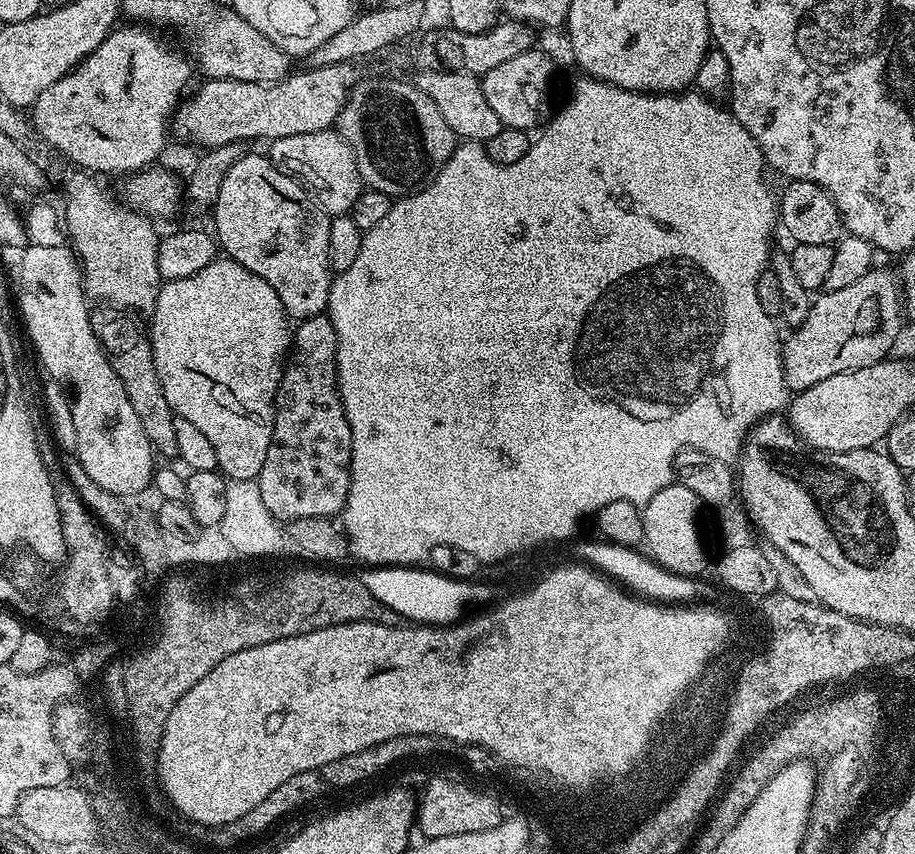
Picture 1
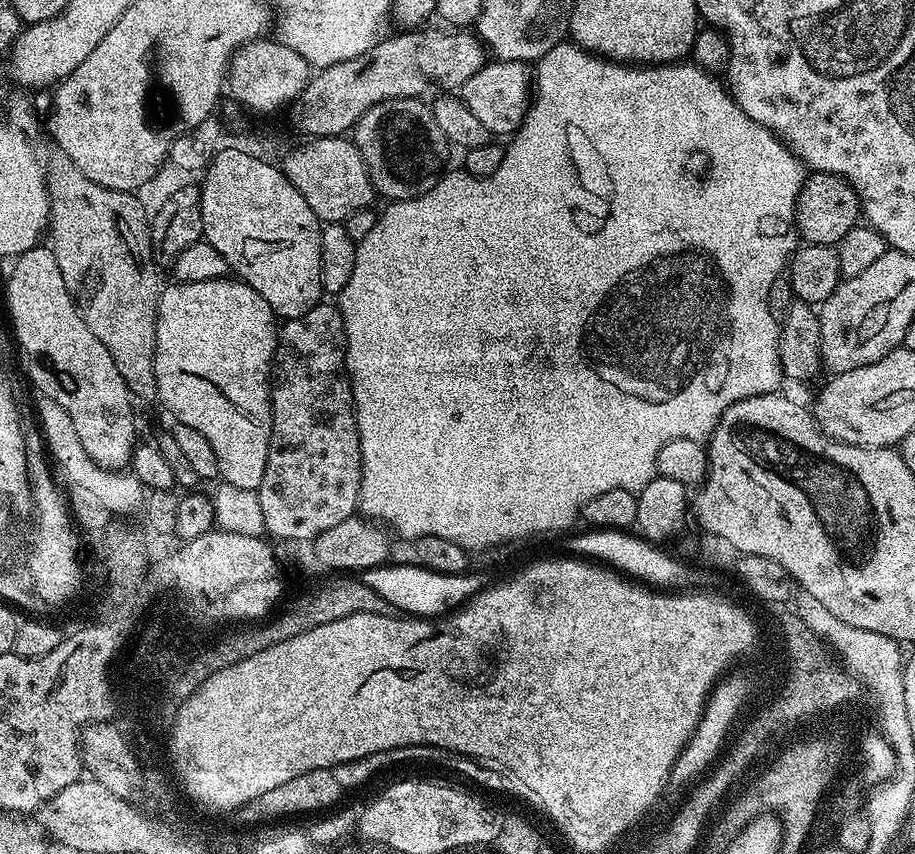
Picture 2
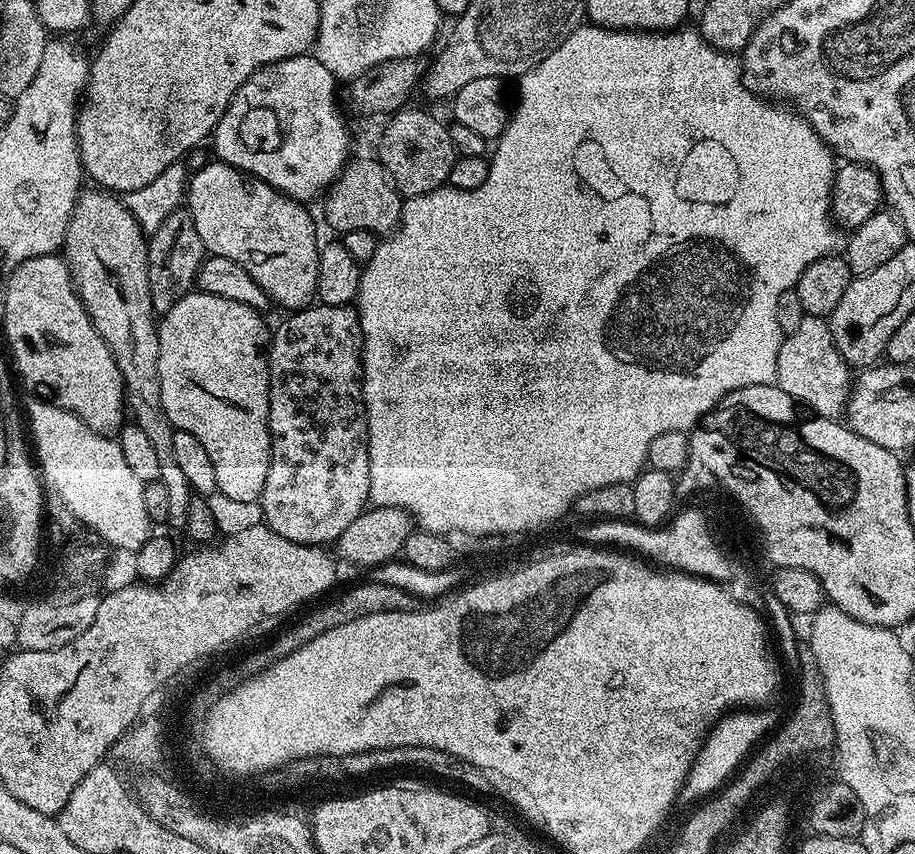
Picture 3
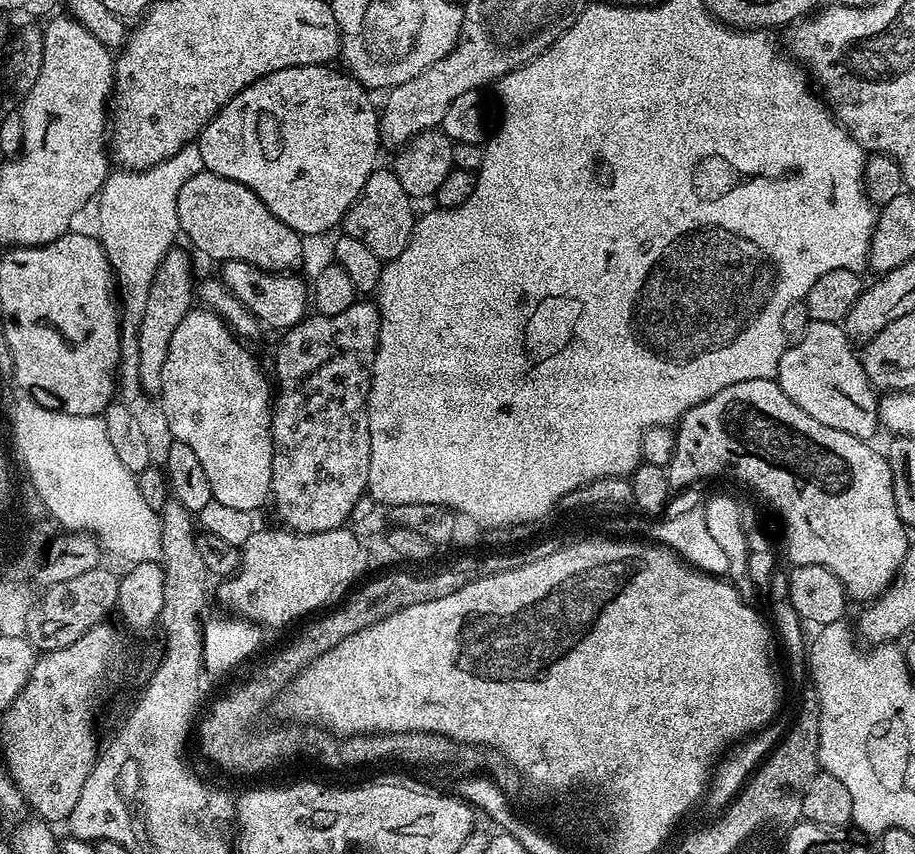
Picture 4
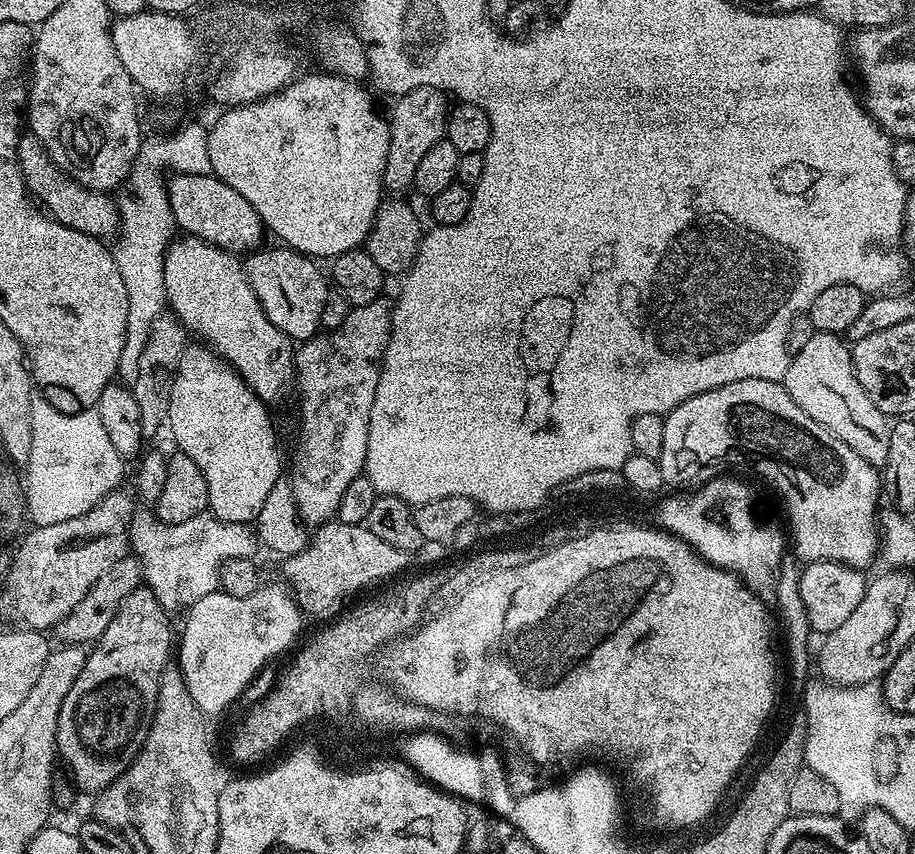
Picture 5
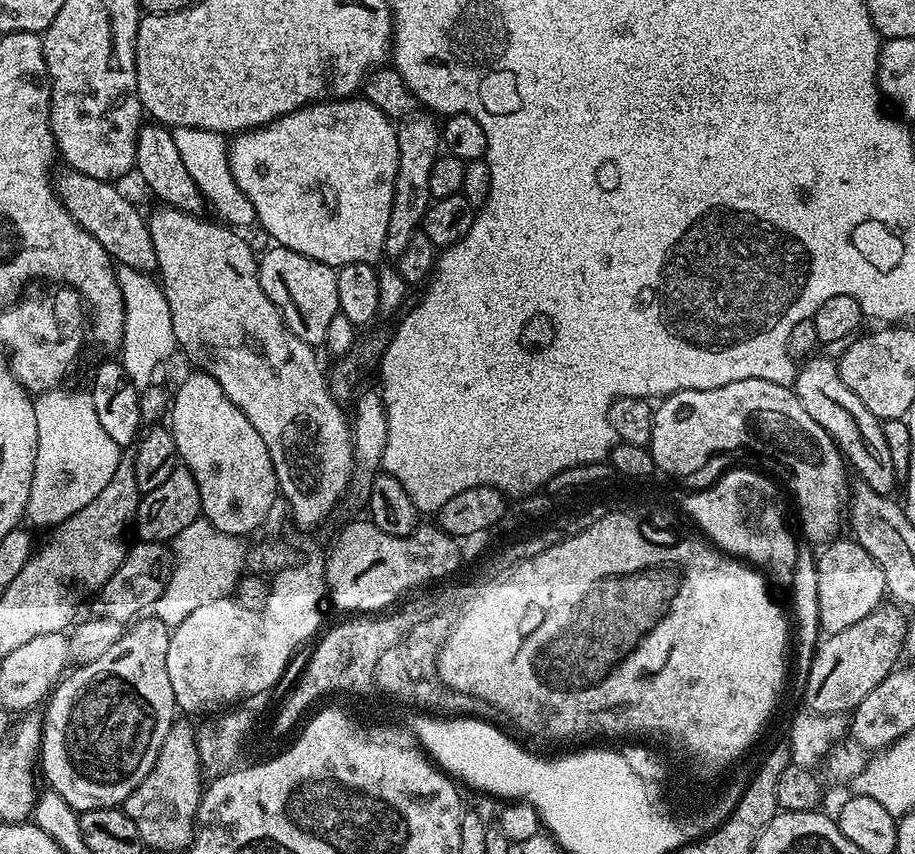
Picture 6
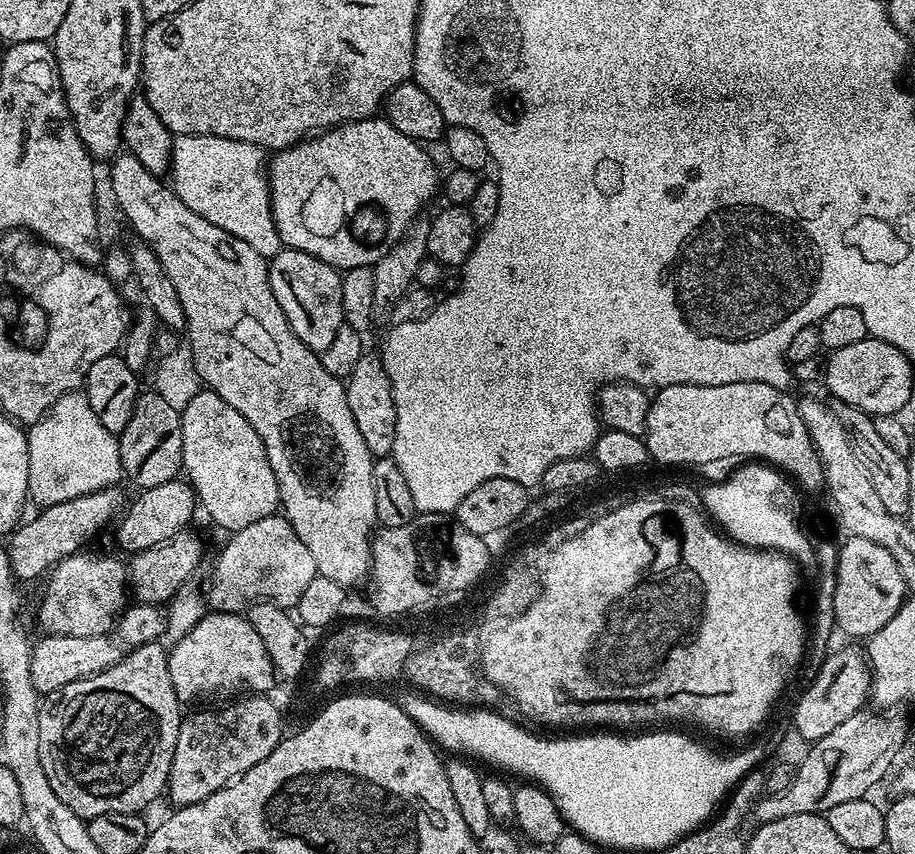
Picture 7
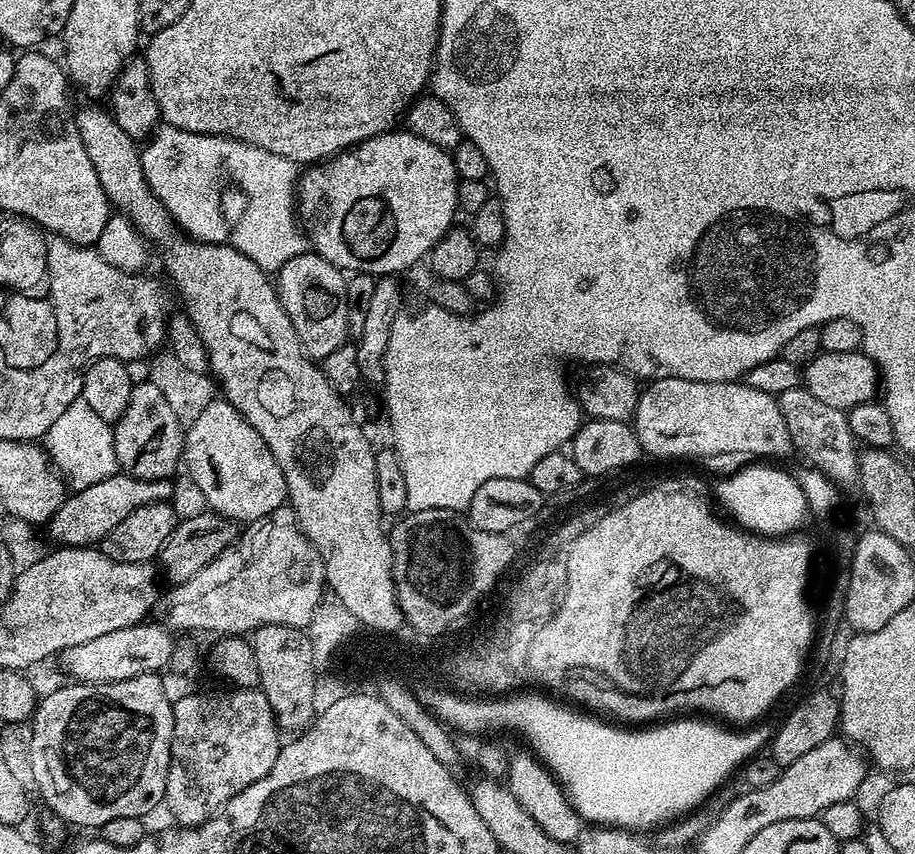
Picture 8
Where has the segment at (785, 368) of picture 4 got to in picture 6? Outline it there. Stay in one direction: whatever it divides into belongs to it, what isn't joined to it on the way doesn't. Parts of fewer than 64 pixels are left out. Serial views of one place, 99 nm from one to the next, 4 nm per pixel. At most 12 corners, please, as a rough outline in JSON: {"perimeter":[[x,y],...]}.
{"perimeter":[[803,361],[794,391],[851,471],[883,496],[898,475],[883,423],[837,361]]}

